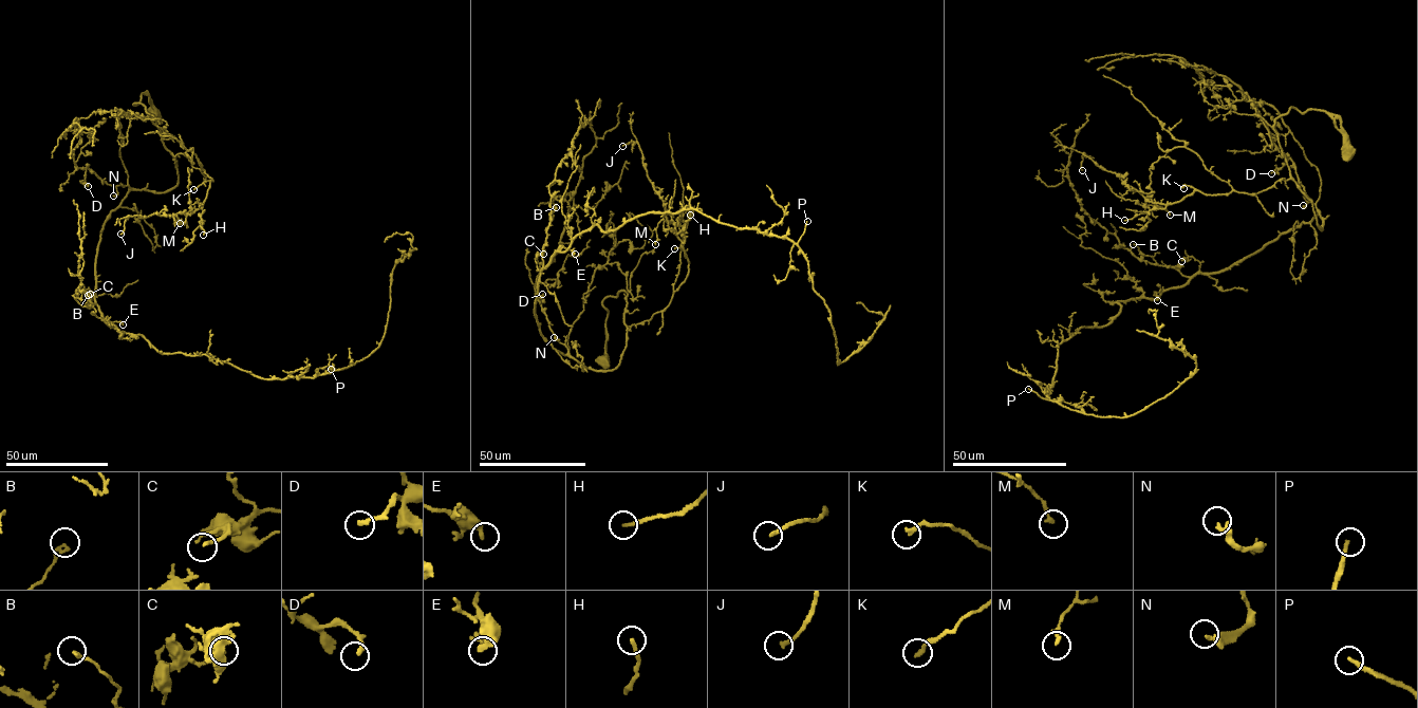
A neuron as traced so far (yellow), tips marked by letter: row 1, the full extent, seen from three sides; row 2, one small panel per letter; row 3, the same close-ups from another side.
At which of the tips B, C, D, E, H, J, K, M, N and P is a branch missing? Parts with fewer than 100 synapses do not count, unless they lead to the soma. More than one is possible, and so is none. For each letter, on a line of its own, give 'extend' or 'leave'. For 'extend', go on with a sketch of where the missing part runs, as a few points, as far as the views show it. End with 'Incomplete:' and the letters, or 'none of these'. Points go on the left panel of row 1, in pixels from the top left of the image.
B: leave
C: leave
D: leave
E: leave
H: leave
J: leave
K: leave
M: leave
N: leave
P: leave
Incomplete: none of these

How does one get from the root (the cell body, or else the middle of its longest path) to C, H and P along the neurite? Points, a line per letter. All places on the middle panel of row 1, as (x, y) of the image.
C: (604, 364), (602, 300), (627, 293), (619, 364), (604, 371), (580, 366), (540, 332), (536, 260), (543, 254)
H: (604, 364), (602, 300), (627, 293), (629, 328), (669, 304), (688, 272), (683, 243), (690, 215)
P: (604, 364), (627, 293), (607, 371), (534, 310), (578, 235), (807, 221)

